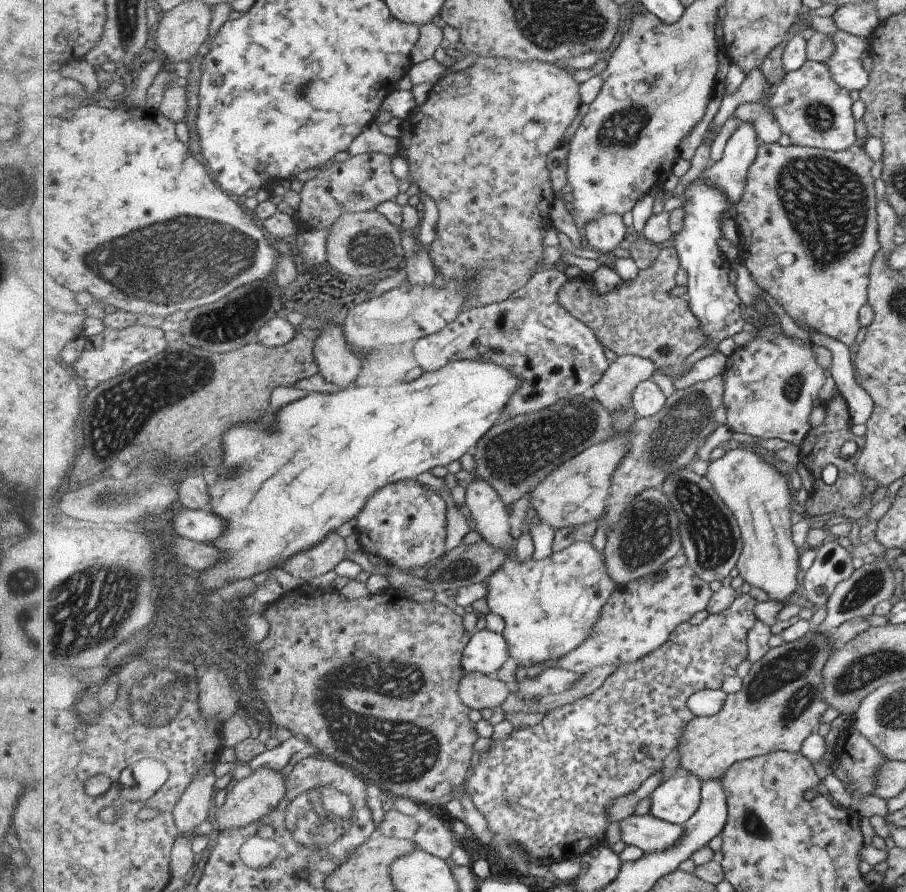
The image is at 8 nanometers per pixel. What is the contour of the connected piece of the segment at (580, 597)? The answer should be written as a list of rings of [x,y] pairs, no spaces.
[[[576,543],[573,544],[568,550],[564,552],[555,552],[552,556],[545,558],[544,560],[530,559],[520,560],[516,553],[514,553],[506,562],[502,565],[492,576],[489,576],[485,582],[488,585],[488,604],[492,608],[492,612],[500,612],[506,619],[507,627],[504,632],[506,638],[509,640],[511,648],[511,656],[514,657],[520,666],[525,666],[527,669],[535,664],[544,665],[545,670],[550,667],[554,667],[553,664],[559,661],[564,655],[577,649],[585,640],[593,633],[593,628],[596,623],[599,623],[601,616],[605,610],[605,606],[610,603],[610,600],[614,600],[616,593],[620,591],[619,584],[611,577],[609,570],[607,569],[607,560],[602,558],[602,554],[596,550],[594,545],[590,543]]]

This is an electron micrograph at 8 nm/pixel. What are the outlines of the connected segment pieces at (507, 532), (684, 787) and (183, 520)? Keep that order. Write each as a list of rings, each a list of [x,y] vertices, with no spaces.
[[[474,452],[466,454],[461,463],[475,475],[467,487],[466,504],[471,509],[476,528],[492,546],[508,549],[518,544],[518,538],[512,534],[512,527],[517,523],[496,487],[480,474]]]
[[[690,773],[660,785],[650,796],[650,812],[658,818],[684,825],[703,803],[704,781]]]
[[[183,508],[174,517],[173,532],[185,539],[198,542],[212,542],[225,531],[225,523],[208,508]]]

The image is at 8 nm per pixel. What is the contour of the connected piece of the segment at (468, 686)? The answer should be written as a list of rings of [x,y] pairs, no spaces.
[[[468,673],[461,680],[461,697],[467,705],[478,710],[500,710],[511,697],[513,686],[484,673]]]

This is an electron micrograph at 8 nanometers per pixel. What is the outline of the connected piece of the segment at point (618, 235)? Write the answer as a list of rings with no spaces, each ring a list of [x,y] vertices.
[[[602,213],[599,217],[591,220],[587,227],[587,240],[594,248],[602,253],[598,259],[600,267],[606,265],[615,269],[614,252],[618,246],[624,242],[628,228],[624,222],[624,216],[621,214]]]

